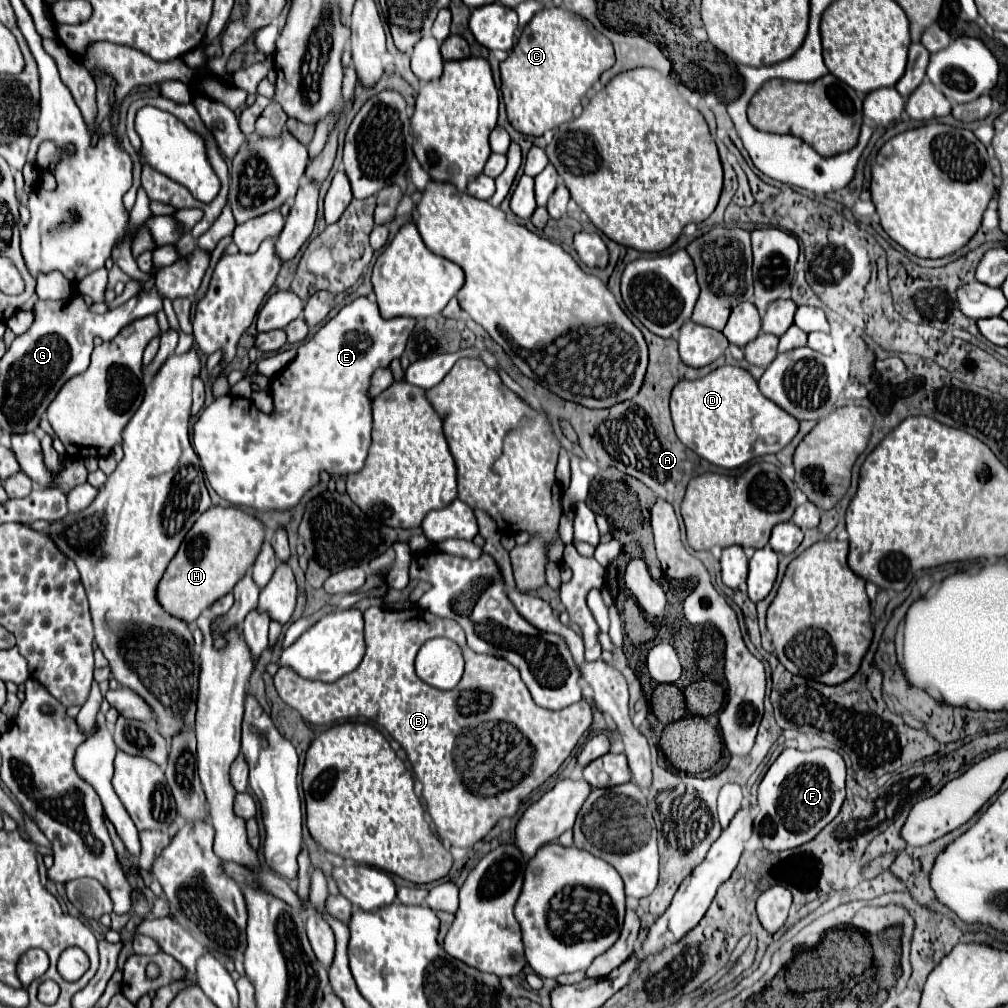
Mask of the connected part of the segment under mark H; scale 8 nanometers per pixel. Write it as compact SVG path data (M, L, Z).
M210 507L186 533L178 553L158 583L158 603L172 617L192 623L216 599L230 593L238 579L254 565L264 541L264 527L252 515L236 507Z

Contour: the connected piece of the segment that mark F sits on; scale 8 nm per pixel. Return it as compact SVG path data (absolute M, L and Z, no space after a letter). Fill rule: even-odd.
M784 749L758 785L754 831L760 833L764 849L776 853L814 839L838 815L846 795L844 781L846 763L840 753L832 749L812 749L808 753Z

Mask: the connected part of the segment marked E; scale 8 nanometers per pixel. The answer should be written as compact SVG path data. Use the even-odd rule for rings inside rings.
M358 297L344 305L338 315L332 317L312 339L302 343L294 361L290 361L286 369L272 379L270 391L274 399L274 411L270 415L262 413L250 399L236 395L214 399L200 413L192 433L192 447L200 457L202 469L212 489L232 505L254 507L258 511L284 511L298 505L302 495L320 481L320 471L326 471L334 477L360 471L368 455L372 431L372 401L366 395L370 377L376 369L388 367L390 361L402 355L414 323L416 321L410 317L384 319L376 301Z

